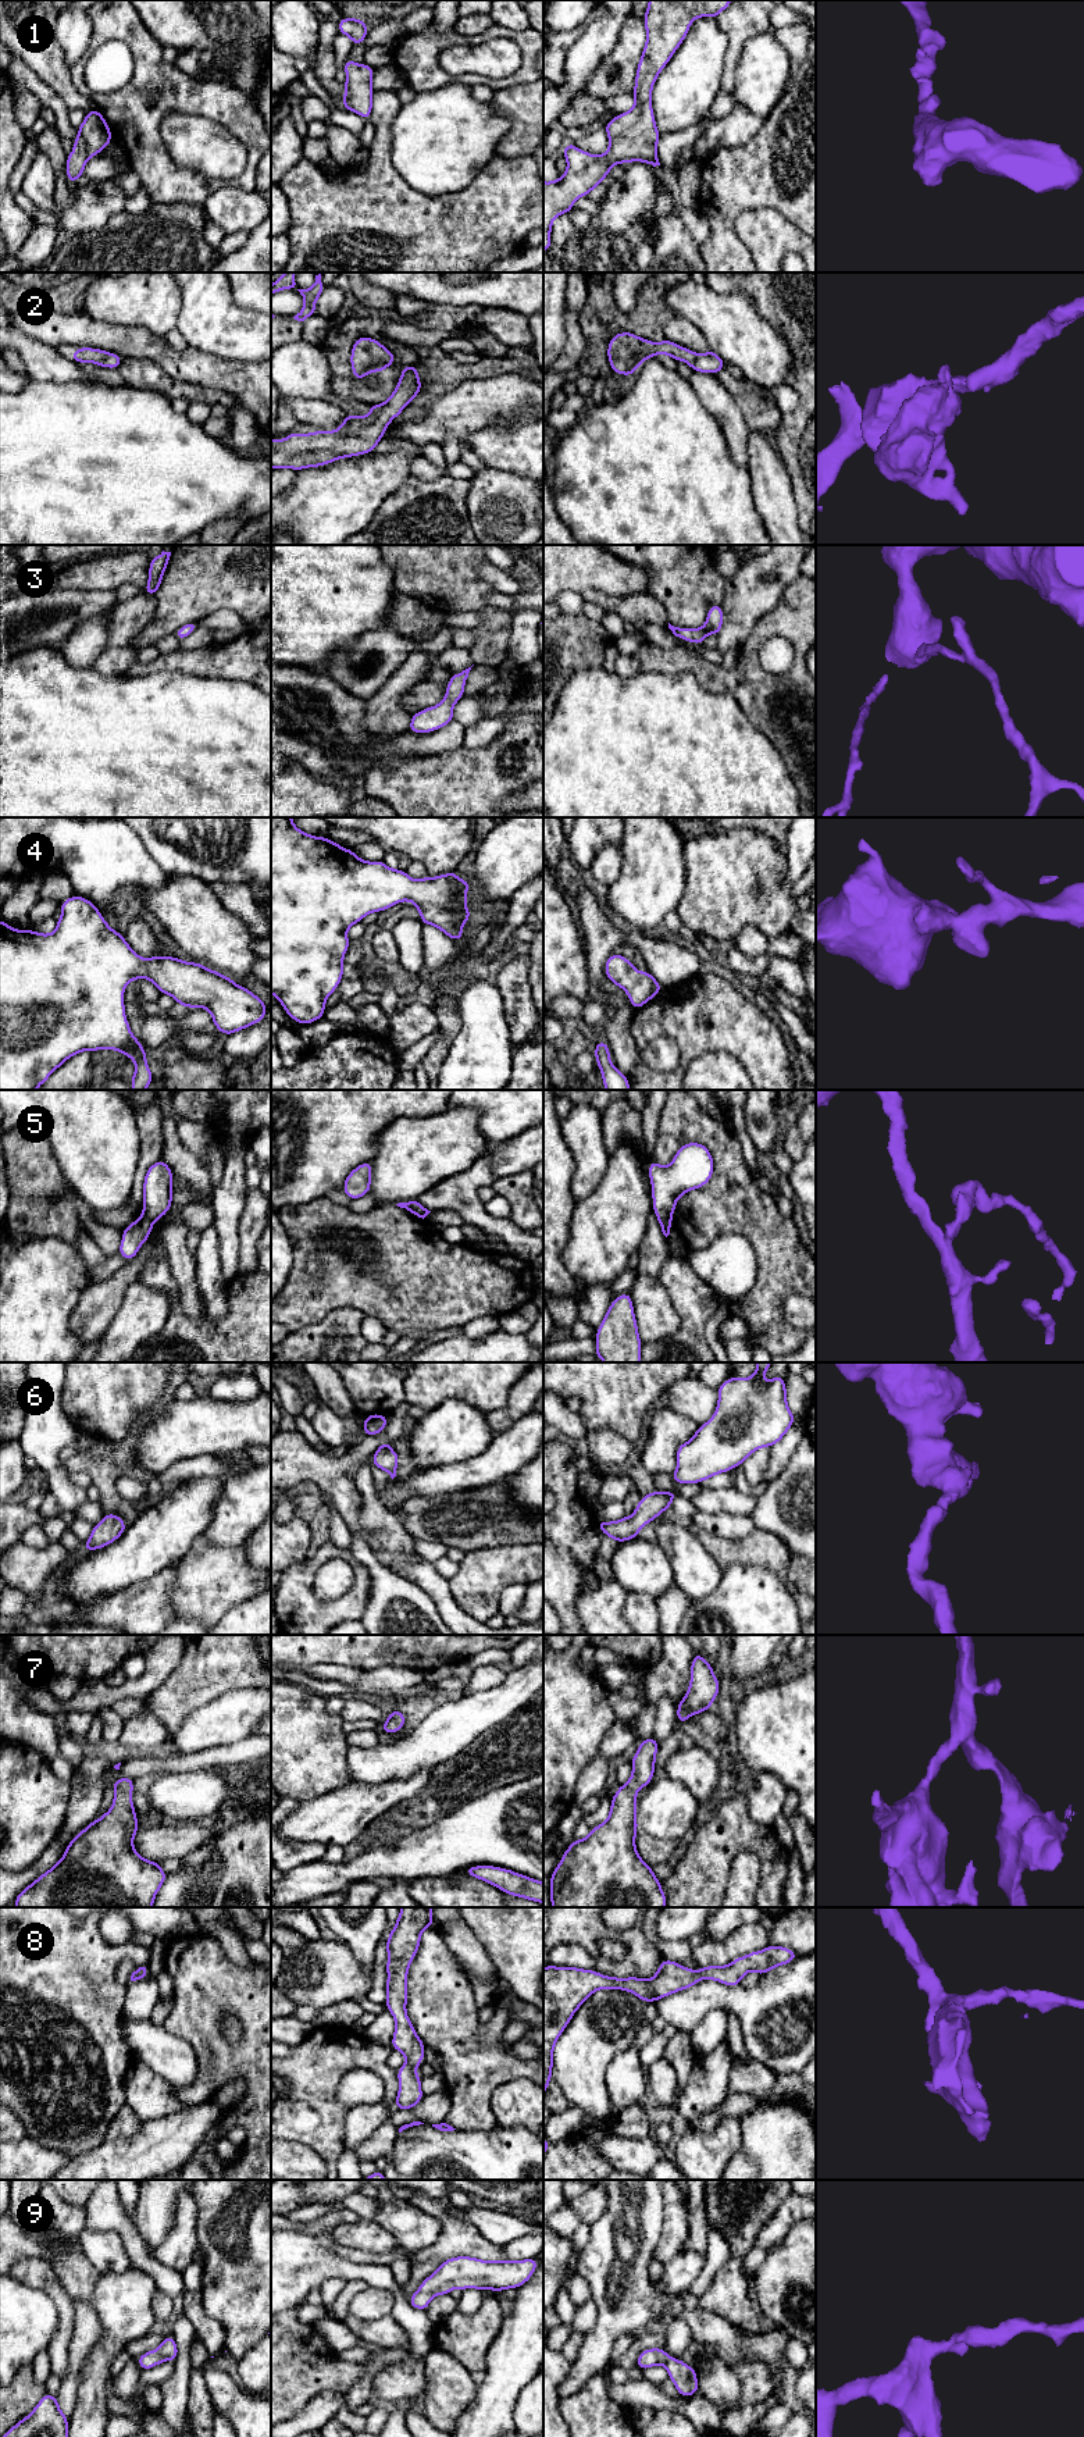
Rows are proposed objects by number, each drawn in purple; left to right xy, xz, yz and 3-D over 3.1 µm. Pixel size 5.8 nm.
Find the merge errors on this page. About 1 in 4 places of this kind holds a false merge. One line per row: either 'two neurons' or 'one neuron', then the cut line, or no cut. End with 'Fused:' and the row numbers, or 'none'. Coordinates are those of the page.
1: one neuron | no cut
2: one neuron | no cut
3: one neuron | no cut
4: one neuron | no cut
5: two neurons | yz (659, 1218), (670, 1219)
6: one neuron | no cut
7: one neuron | no cut
8: one neuron | no cut
9: one neuron | no cut
Fused: 5

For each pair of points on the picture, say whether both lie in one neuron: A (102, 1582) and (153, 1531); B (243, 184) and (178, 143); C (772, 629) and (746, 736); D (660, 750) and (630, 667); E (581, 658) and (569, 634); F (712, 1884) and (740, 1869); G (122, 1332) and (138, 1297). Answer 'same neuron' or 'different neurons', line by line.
A: same neuron
B: different neurons
C: different neurons
D: different neurons
E: same neuron
F: different neurons
G: same neuron

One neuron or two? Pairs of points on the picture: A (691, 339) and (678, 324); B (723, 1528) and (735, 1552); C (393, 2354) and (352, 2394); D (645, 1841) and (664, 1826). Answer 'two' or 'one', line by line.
A: one
B: two
C: one
D: two

